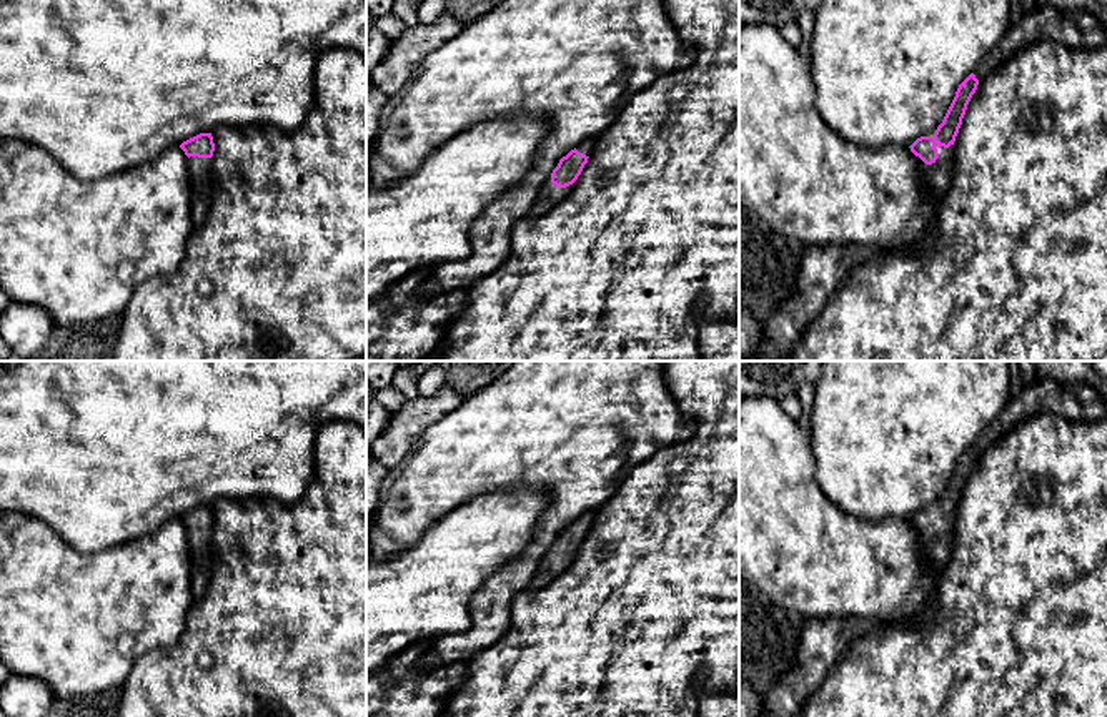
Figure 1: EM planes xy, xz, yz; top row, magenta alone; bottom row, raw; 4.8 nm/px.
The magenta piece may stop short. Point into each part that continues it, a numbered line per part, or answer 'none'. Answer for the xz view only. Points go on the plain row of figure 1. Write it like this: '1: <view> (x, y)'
1: xz (585, 519)

